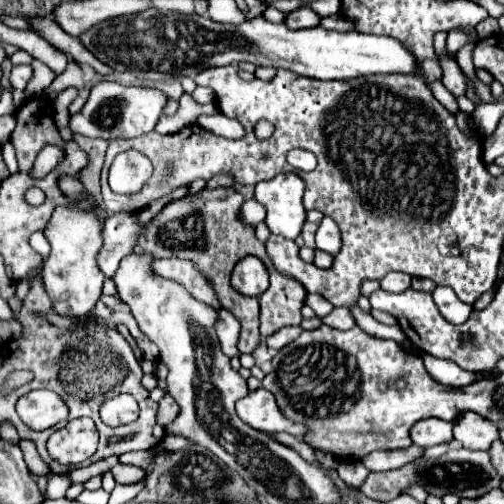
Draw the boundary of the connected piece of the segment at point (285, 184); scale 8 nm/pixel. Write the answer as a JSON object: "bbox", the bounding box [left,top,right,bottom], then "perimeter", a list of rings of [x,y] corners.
{"bbox":[255,173,307,239],"perimeter":[[[281,173],[269,181],[257,183],[255,199],[267,209],[267,225],[271,233],[295,239],[301,235],[307,211],[303,207],[305,183],[295,173]]]}

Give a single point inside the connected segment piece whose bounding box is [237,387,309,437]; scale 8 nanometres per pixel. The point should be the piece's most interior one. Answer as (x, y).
(258, 409)

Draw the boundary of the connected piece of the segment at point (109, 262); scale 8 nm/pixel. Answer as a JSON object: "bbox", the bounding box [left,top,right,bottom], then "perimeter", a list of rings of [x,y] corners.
{"bbox":[99,213,141,277],"perimeter":[[[121,213],[111,215],[105,221],[103,229],[103,251],[99,253],[99,267],[105,273],[105,277],[113,277],[119,261],[127,255],[131,255],[133,247],[137,245],[137,239],[141,235],[139,225],[139,213]]]}

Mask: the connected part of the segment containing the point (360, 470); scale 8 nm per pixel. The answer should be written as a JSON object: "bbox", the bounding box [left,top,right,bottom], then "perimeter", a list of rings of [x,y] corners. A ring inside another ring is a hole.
{"bbox":[337,461,369,489],"perimeter":[[[341,461],[339,467],[337,467],[337,473],[345,483],[349,483],[349,485],[359,489],[363,485],[363,481],[367,479],[369,469],[363,467],[361,461]]]}

